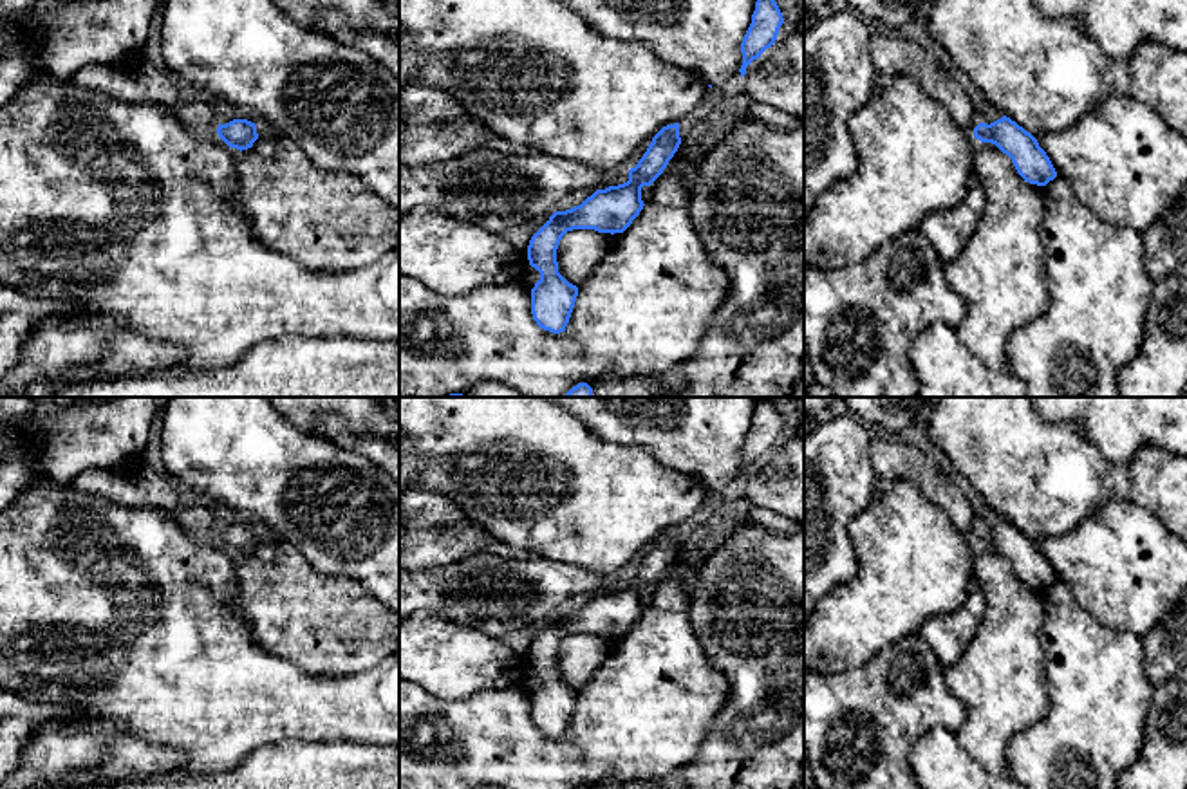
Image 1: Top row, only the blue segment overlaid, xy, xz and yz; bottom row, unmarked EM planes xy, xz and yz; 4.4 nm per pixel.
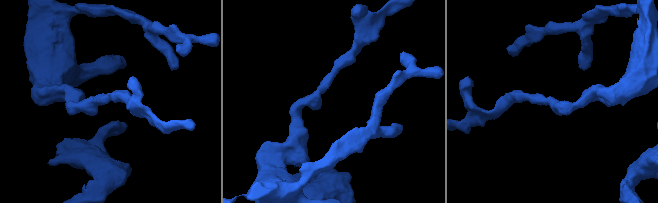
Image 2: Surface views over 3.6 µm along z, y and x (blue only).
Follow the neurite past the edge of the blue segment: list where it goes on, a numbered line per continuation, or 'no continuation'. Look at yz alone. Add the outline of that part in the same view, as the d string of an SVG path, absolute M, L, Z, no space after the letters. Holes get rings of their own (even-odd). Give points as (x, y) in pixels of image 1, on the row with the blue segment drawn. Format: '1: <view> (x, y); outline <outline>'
no continuation

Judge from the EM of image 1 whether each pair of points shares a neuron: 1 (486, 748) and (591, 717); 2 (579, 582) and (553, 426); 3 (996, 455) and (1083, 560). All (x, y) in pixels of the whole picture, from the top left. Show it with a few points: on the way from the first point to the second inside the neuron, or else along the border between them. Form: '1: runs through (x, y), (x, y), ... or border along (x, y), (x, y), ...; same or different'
1: runs through (514, 748), (562, 748), (566, 744); same
2: border along (539, 556), (566, 562), (597, 575), (618, 575); different
3: border along (1095, 510), (1072, 529), (1034, 540); different

